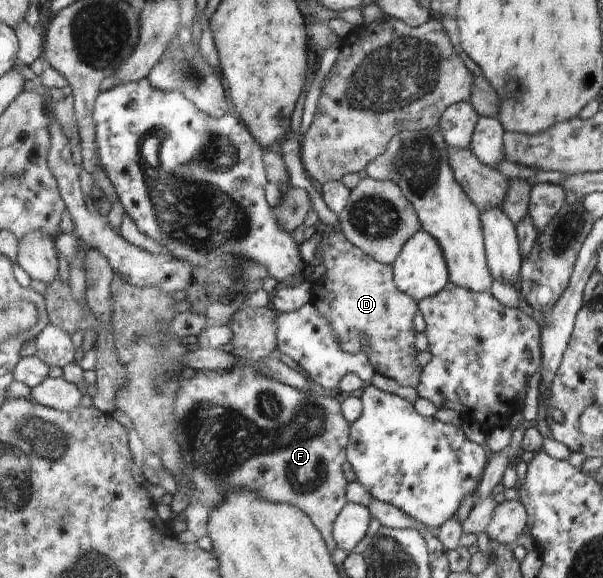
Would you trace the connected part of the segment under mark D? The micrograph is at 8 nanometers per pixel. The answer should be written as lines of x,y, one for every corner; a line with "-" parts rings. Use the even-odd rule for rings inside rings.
322,228
321,258
325,274
310,286
310,302
329,322
341,350
349,354
362,352
361,344
365,338
367,346
364,352
374,372
395,380
401,386
416,388
423,374
415,349
418,332
413,328
419,303
397,288
393,265
384,265
361,252
339,228
334,231

